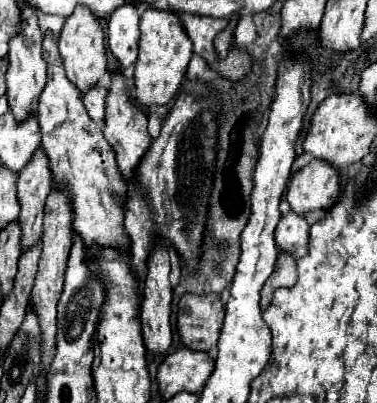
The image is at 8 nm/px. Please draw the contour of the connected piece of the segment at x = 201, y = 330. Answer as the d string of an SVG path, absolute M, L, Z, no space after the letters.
M185 294L177 312L177 332L181 344L189 350L207 352L219 340L223 316L225 308L217 294Z

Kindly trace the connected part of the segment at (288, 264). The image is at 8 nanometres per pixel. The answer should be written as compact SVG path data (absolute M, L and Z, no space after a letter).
M287 252L277 254L275 270L269 276L269 280L265 282L263 290L261 290L261 308L263 310L267 310L267 306L271 304L273 292L279 286L293 286L295 284L295 278L297 278L297 266L295 264L297 264L297 260L291 254L287 254Z

